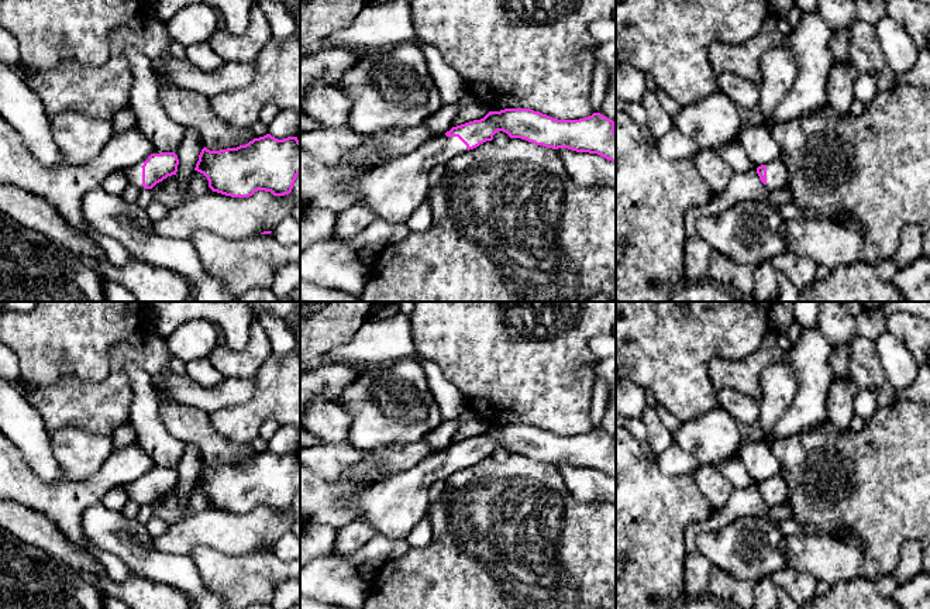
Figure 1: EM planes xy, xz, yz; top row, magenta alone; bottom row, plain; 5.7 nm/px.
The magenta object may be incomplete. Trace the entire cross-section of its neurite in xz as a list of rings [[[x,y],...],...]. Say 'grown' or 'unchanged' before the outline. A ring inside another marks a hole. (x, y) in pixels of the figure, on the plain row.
grown | [[[504,424],[452,443],[444,451],[369,486],[340,506],[358,509],[356,519],[368,522],[378,534],[404,540],[428,513],[430,486],[492,457],[497,447],[535,461],[597,469],[616,478],[614,437],[600,429],[579,436],[558,436],[531,424]]]

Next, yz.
grown | [[[782,476],[769,478],[757,484],[761,498],[769,508],[786,503],[789,489]]]

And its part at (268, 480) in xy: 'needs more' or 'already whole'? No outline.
already whole

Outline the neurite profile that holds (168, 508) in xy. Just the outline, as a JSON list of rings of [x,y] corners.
[[[193,486],[185,505],[180,503],[180,496],[176,491],[172,491],[156,499],[151,506],[155,517],[165,520],[168,524],[173,524],[190,515],[213,508],[209,503],[207,493],[197,486]]]

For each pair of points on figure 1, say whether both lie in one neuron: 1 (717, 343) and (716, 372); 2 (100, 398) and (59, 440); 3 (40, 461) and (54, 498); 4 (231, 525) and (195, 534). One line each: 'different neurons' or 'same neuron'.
1: different neurons
2: different neurons
3: different neurons
4: same neuron

